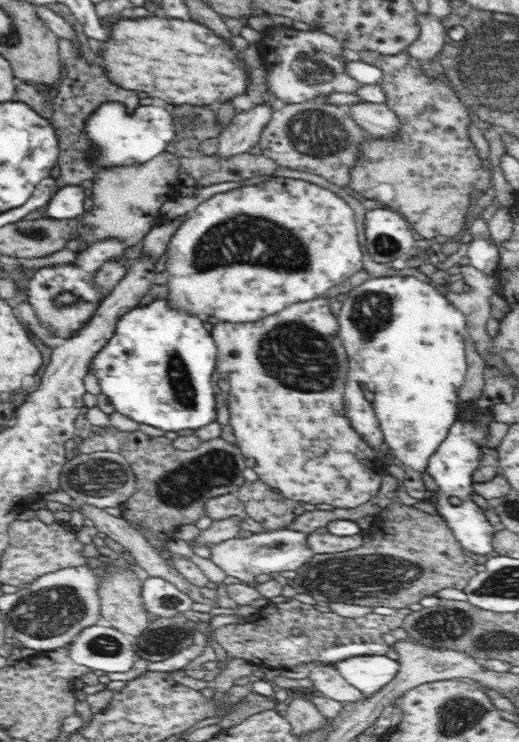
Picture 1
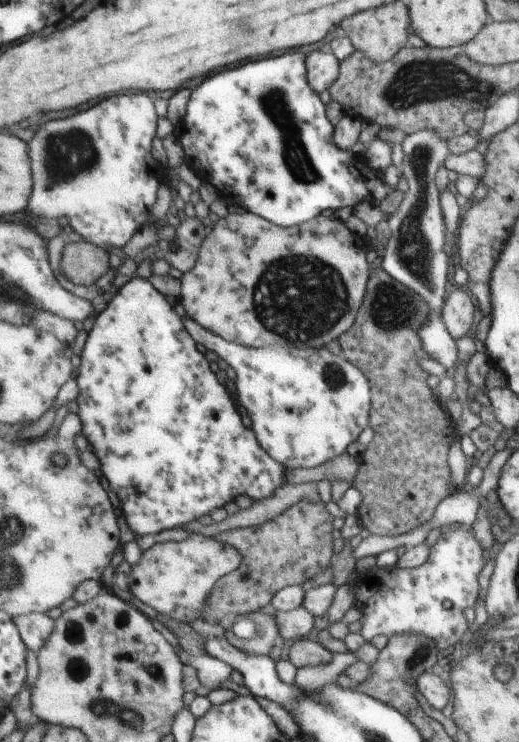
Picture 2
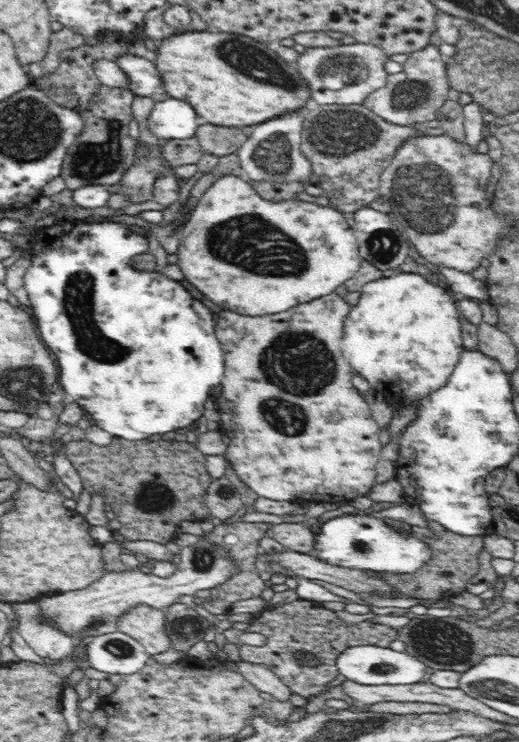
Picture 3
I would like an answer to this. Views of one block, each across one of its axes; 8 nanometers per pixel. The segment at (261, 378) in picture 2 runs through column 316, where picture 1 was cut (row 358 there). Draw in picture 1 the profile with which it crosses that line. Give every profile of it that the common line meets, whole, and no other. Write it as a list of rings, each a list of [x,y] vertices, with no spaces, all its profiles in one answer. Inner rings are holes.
[[[393,275],[388,277],[372,277],[362,284],[354,287],[350,292],[346,293],[346,299],[342,302],[340,313],[338,314],[339,338],[347,352],[350,364],[350,379],[362,382],[367,390],[374,394],[373,407],[379,420],[385,443],[391,448],[395,454],[395,461],[399,462],[404,470],[404,488],[406,492],[420,501],[425,500],[427,493],[426,486],[422,481],[422,474],[426,473],[428,460],[440,443],[448,436],[448,430],[456,420],[458,414],[458,404],[462,401],[458,399],[458,388],[464,384],[467,374],[467,358],[465,353],[466,339],[468,338],[468,329],[466,329],[466,319],[460,310],[458,310],[438,288],[431,283],[424,282],[414,276]]]

